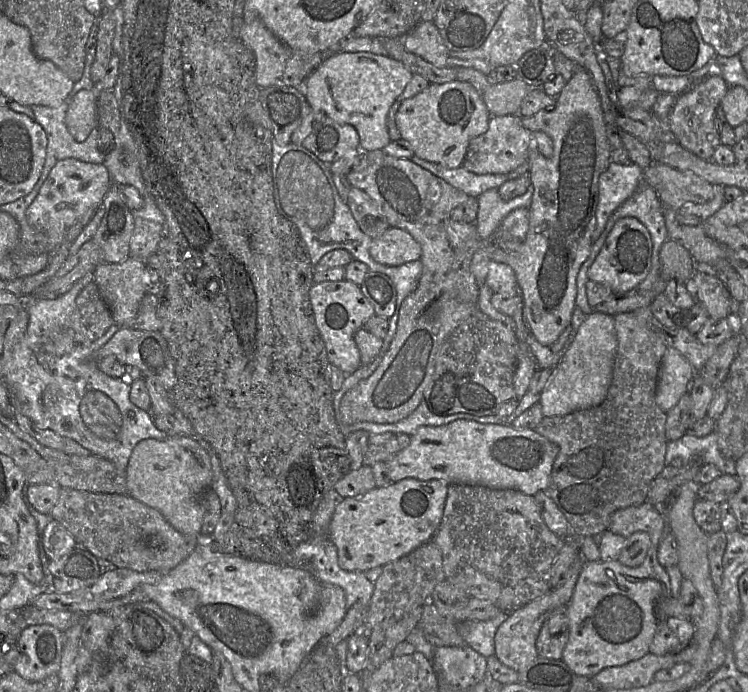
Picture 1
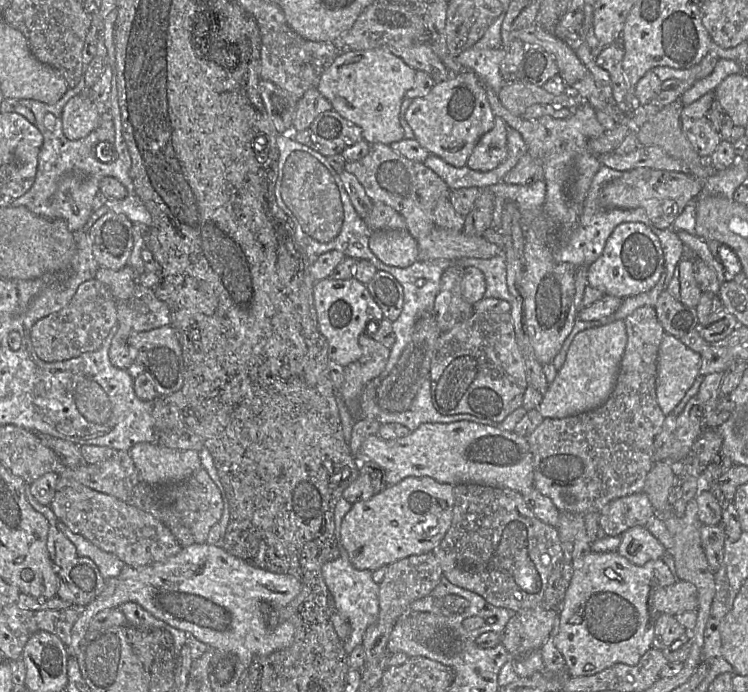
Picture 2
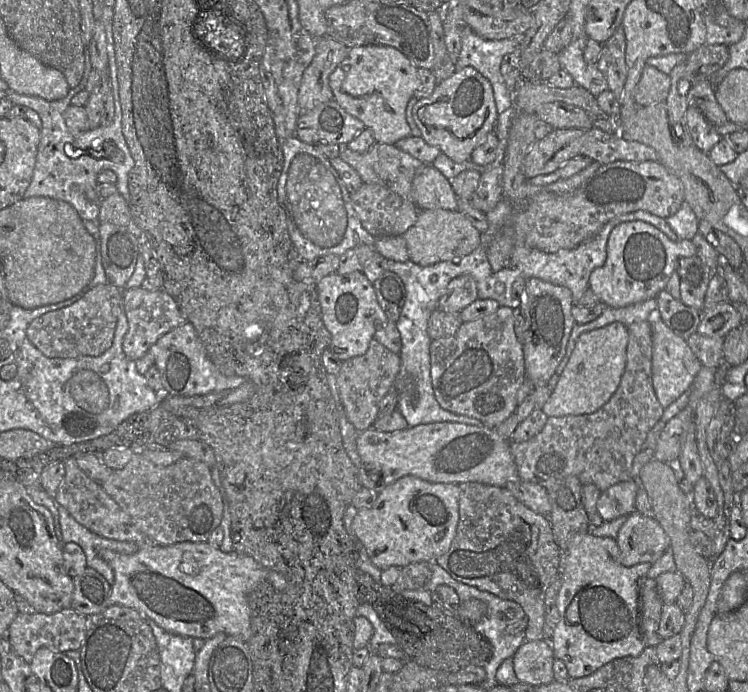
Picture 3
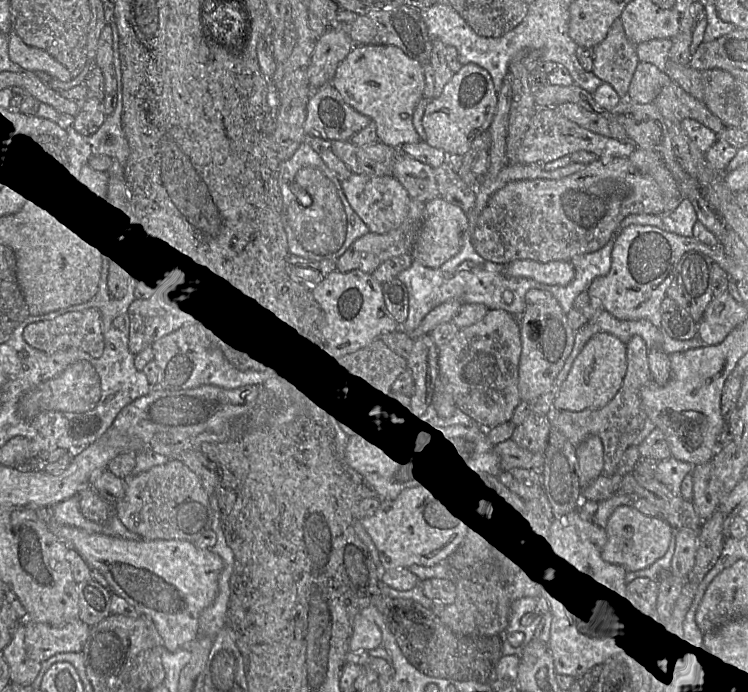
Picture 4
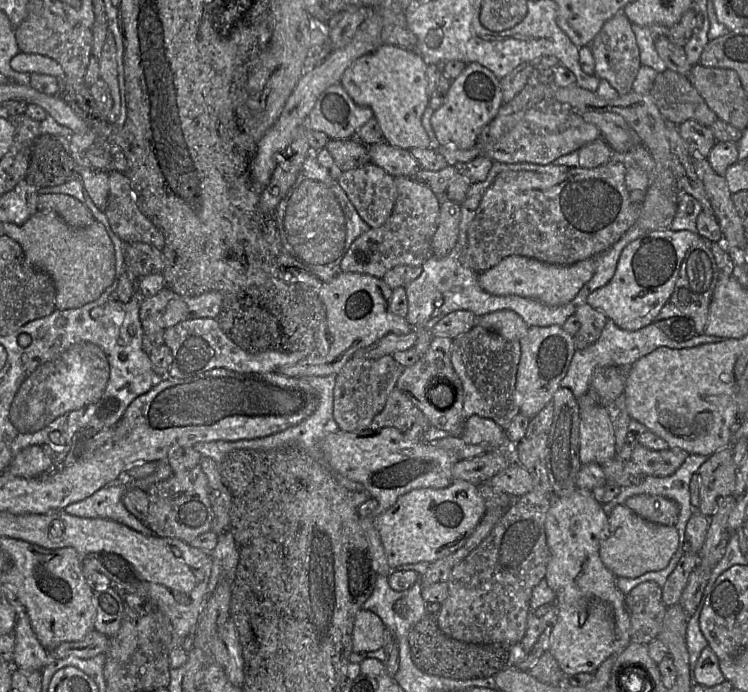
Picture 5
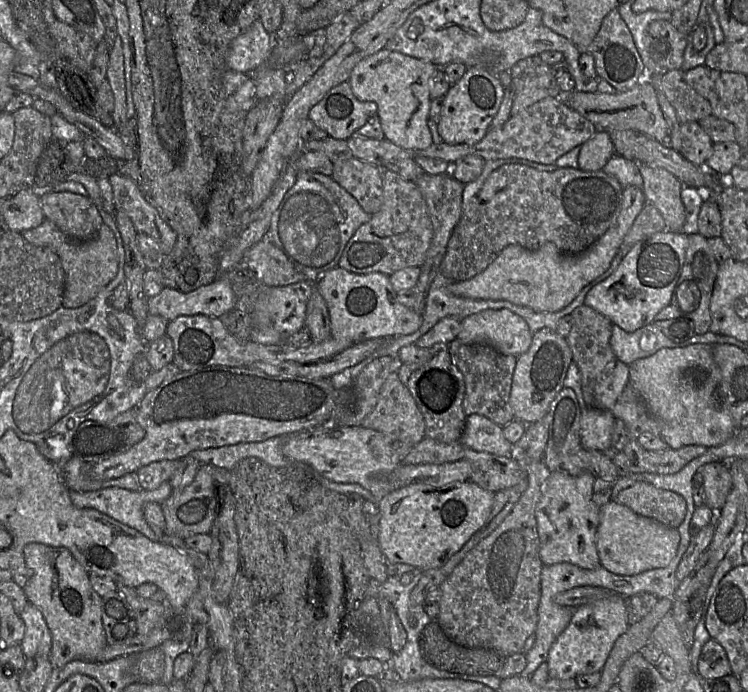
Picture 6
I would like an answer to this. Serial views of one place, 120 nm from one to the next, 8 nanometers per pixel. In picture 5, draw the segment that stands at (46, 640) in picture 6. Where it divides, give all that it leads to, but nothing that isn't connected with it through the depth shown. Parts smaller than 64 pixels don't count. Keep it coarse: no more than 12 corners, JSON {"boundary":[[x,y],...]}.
{"boundary":[[27,613],[14,629],[15,669],[42,670],[52,660]]}

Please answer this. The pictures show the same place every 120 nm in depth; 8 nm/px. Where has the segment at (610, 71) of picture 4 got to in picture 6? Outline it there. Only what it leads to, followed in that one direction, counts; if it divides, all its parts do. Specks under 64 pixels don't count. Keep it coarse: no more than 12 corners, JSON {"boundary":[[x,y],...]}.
{"boundary":[[617,9],[582,51],[616,92],[647,76]]}

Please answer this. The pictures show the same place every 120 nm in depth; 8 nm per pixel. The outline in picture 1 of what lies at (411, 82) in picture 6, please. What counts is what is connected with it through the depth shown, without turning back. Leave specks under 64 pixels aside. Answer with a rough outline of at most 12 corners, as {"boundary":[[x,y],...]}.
{"boundary":[[332,53],[304,82],[312,110],[352,125],[358,154],[392,140],[413,74],[388,56]]}

